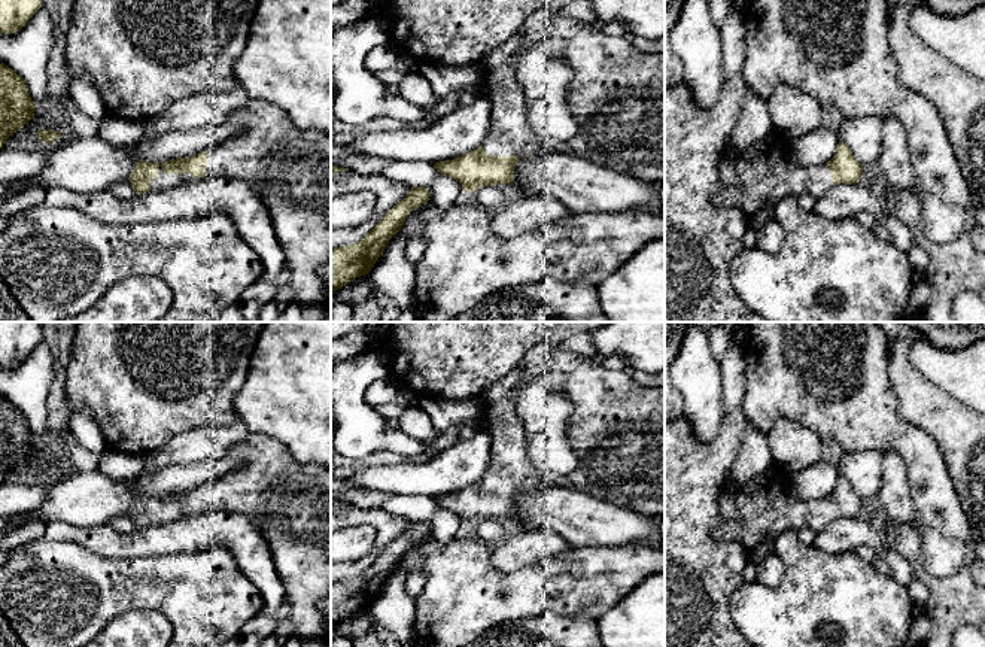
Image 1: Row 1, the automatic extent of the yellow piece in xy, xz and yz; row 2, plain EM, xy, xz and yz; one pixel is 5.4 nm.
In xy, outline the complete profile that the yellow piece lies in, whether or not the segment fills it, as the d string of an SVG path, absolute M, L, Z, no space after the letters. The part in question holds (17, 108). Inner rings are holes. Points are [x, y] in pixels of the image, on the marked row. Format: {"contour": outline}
{"contour": "M0 63L0 149L34 116L34 107L24 79Z"}

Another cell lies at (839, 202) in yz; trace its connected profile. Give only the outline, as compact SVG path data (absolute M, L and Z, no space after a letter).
M858 182L832 186L817 198L814 212L830 221L842 221L845 218L855 218L861 212L881 218L882 209L884 201L869 186Z

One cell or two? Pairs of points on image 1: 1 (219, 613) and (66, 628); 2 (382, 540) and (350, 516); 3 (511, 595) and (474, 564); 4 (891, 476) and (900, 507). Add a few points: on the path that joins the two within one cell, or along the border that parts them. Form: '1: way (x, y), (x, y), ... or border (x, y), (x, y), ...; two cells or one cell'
1: way (181, 595), (105, 595); one cell
2: way (380, 529), (367, 516), (361, 516); one cell
3: way (502, 591), (483, 573); one cell
4: way (894, 483), (894, 500); one cell

